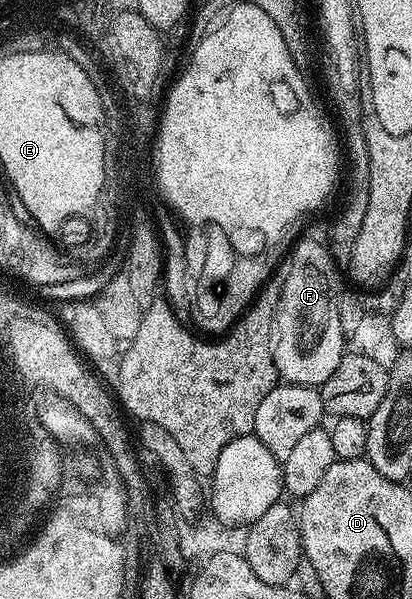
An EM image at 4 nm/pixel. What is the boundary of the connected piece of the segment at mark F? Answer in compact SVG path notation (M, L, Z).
M299 235L294 241L288 260L290 269L284 272L275 318L274 365L285 383L321 386L336 374L336 366L340 366L347 351L348 336L342 330L338 304L342 296L342 280L338 277L340 265L332 258L329 243L323 237L321 240L318 236L306 235Z

